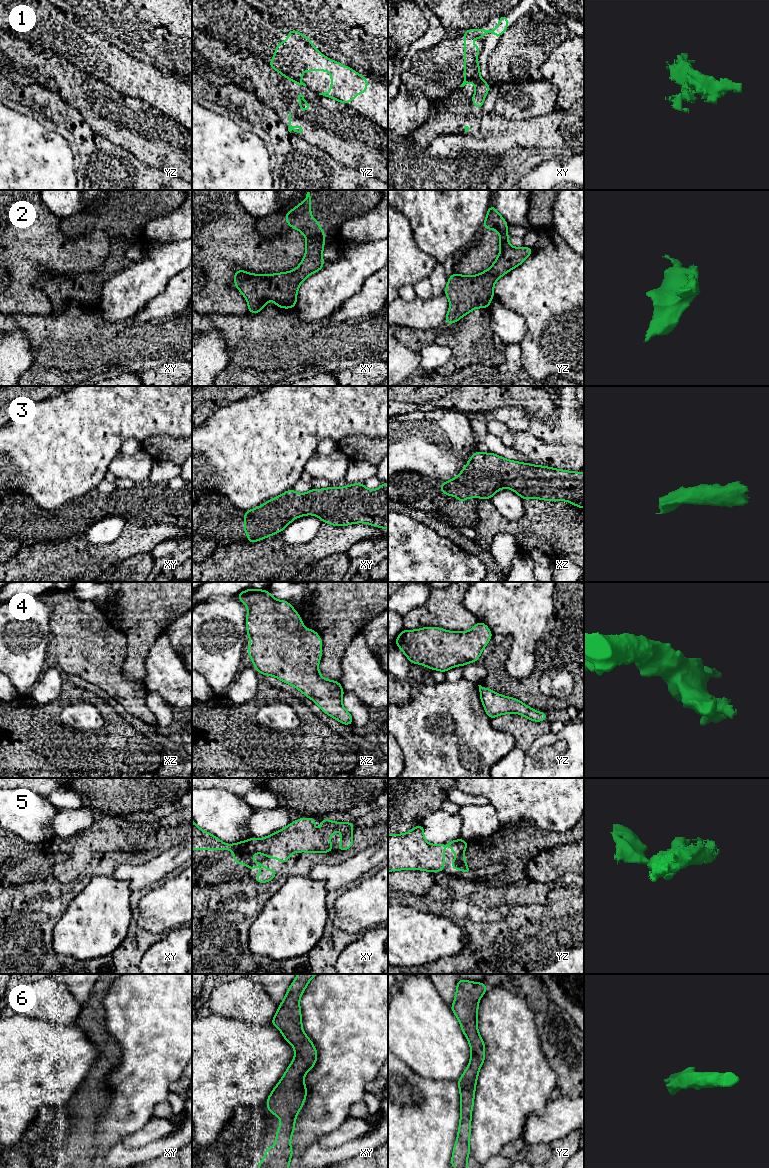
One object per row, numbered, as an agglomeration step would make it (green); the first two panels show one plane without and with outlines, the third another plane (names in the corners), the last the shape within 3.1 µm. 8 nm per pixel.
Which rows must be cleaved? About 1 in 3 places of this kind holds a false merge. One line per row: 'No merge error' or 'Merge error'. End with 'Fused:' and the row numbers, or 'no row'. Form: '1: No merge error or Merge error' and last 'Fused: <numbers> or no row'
1: Merge error
2: No merge error
3: No merge error
4: No merge error
5: Merge error
6: No merge error
Fused: 1, 5

